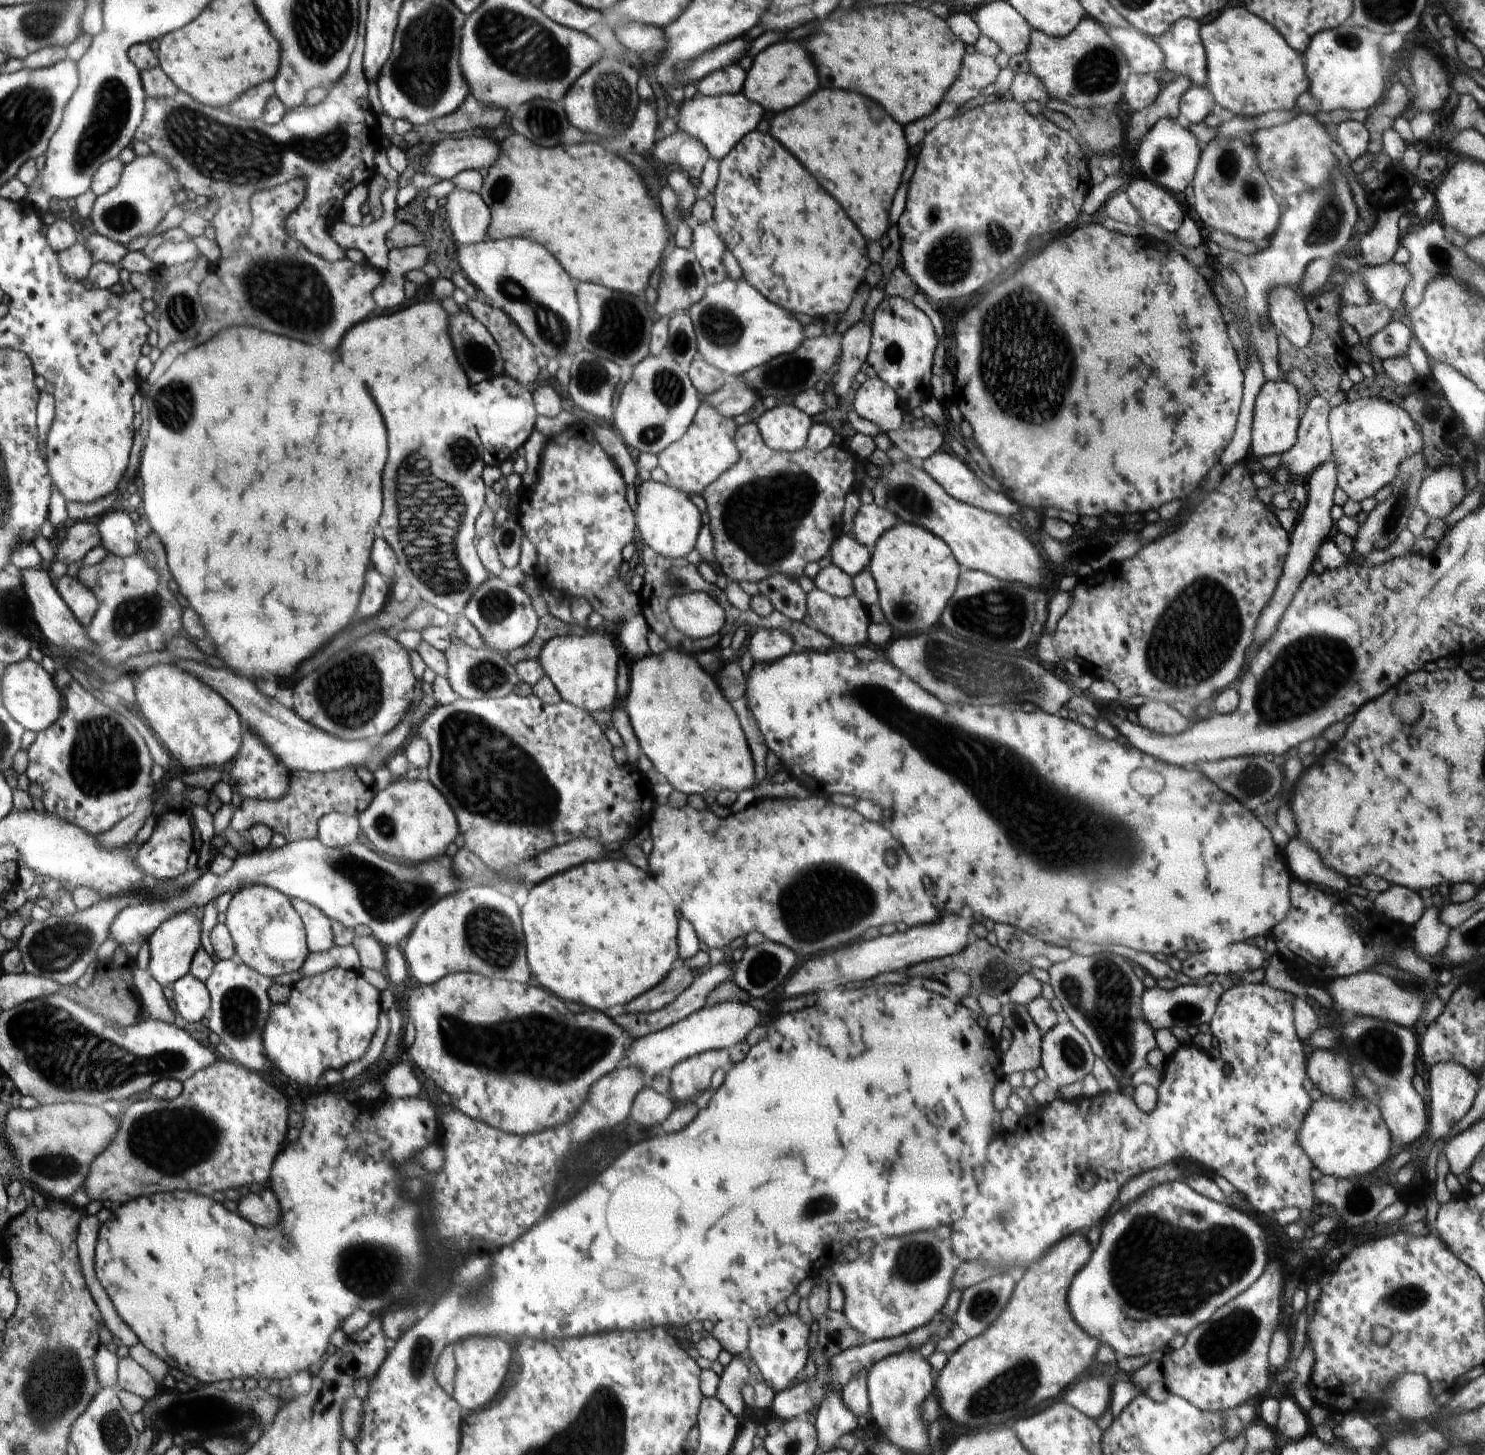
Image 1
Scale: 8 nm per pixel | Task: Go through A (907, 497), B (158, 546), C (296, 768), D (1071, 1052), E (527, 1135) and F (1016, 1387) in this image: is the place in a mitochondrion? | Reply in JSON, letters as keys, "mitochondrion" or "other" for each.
{"A":"mitochondrion","B":"other","C":"other","D":"mitochondrion","E":"other","F":"mitochondrion"}

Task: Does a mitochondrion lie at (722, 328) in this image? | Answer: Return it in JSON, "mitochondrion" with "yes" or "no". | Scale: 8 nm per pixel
{"mitochondrion":"yes"}

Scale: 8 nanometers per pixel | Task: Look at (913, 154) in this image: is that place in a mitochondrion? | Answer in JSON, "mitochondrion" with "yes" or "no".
{"mitochondrion":"no"}

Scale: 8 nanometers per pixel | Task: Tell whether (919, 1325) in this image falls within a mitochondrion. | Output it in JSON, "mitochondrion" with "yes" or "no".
{"mitochondrion":"no"}

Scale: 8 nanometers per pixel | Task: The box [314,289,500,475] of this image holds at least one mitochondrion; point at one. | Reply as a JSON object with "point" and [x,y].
{"point":[461,449]}

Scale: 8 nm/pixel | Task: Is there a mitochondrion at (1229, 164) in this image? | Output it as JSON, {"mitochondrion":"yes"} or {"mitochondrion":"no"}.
{"mitochondrion":"yes"}

